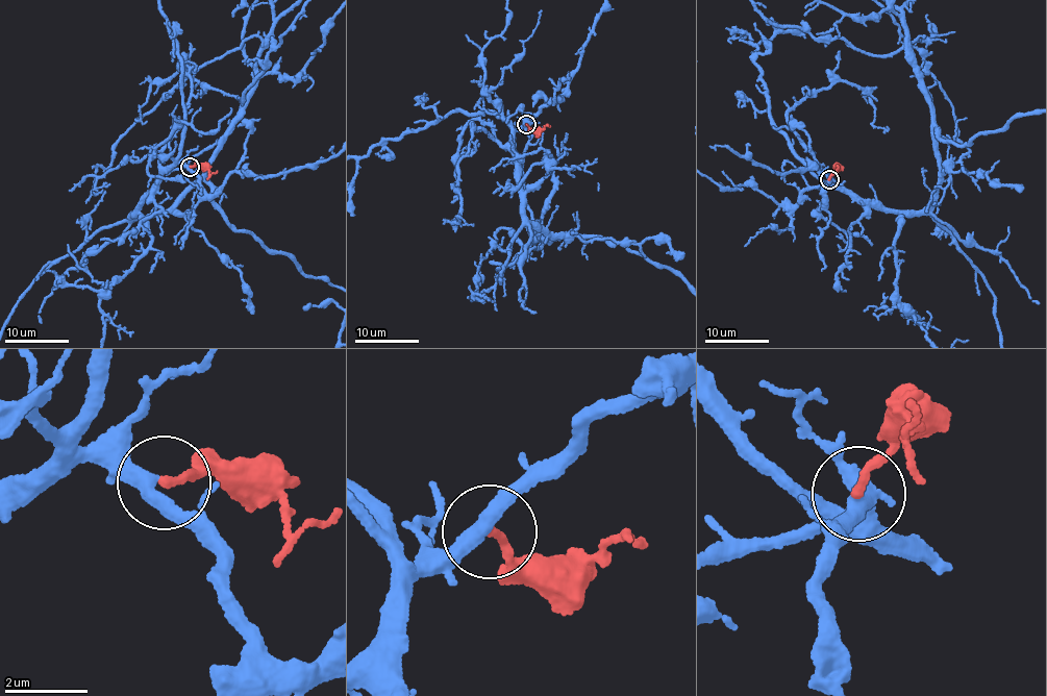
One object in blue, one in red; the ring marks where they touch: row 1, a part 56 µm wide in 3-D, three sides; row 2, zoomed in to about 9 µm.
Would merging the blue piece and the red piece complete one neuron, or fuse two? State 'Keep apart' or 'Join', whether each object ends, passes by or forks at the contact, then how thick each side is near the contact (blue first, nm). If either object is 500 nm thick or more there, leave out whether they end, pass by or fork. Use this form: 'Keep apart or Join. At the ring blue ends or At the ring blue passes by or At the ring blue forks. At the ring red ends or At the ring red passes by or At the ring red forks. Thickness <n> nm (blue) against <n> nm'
Join. At the ring blue passes by. At the ring red ends. Thickness 320 nm (blue) against 200 nm

